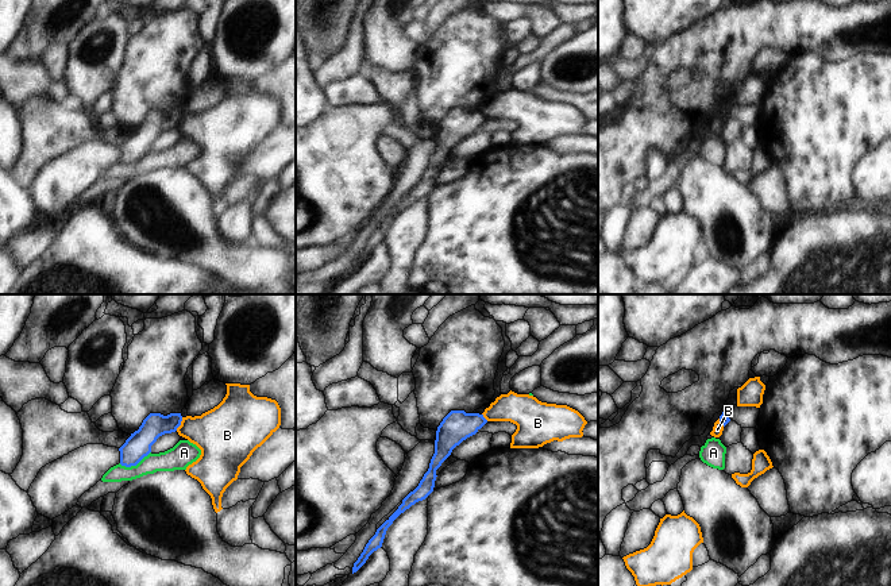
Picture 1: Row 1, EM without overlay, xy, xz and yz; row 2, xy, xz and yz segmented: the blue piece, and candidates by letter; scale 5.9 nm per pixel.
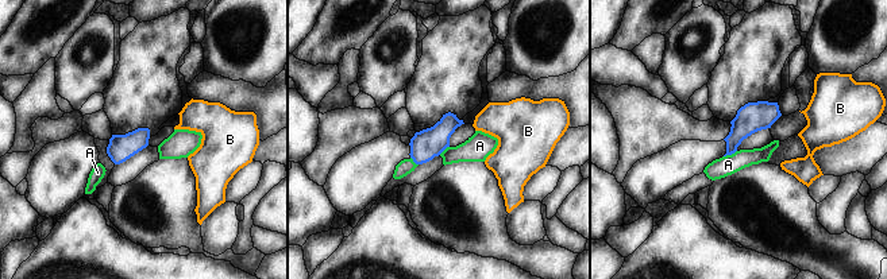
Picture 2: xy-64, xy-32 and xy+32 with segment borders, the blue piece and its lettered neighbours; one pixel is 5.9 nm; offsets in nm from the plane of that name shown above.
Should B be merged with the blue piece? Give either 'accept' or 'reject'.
reject

